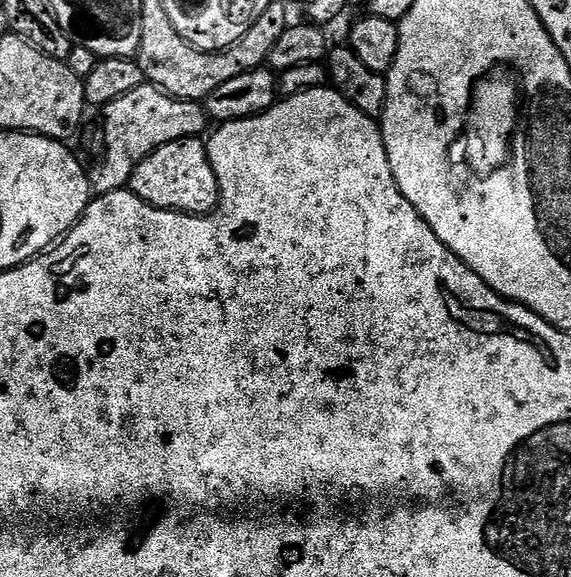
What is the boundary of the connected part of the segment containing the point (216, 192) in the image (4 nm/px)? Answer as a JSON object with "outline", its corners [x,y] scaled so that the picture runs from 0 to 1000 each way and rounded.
{"outline":[[[350,239],[301,243],[282,256],[271,256],[235,295],[228,331],[271,360],[340,374],[363,374],[385,350],[385,317],[364,279],[359,244]]]}

